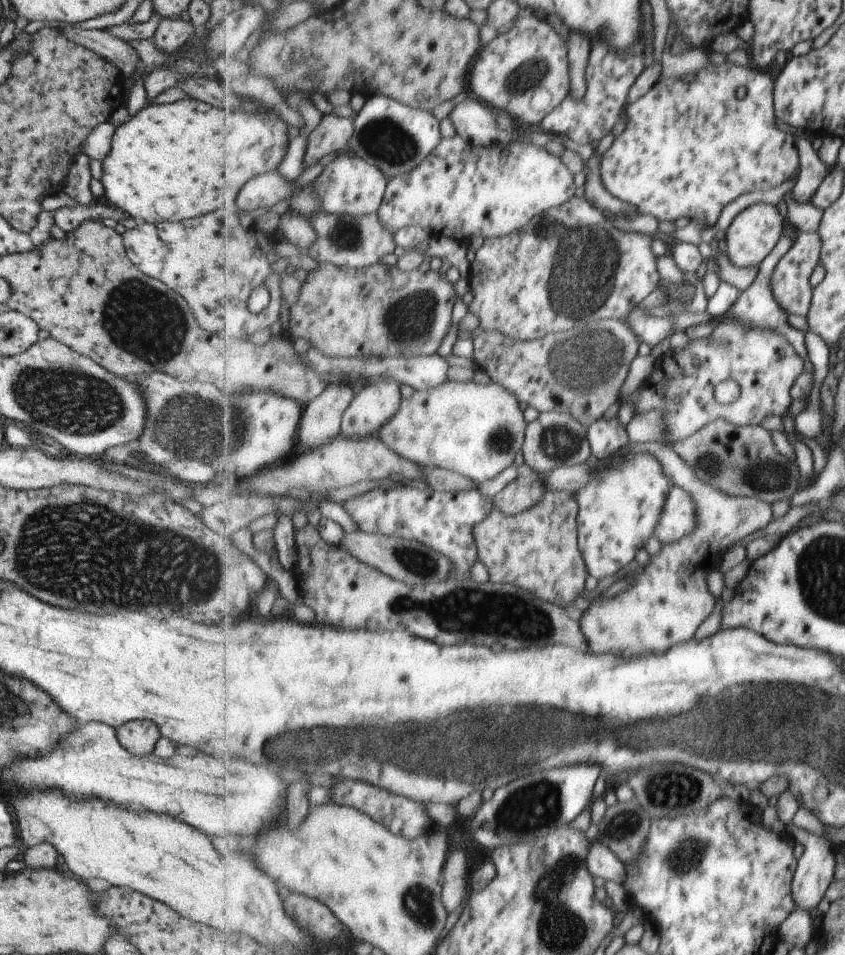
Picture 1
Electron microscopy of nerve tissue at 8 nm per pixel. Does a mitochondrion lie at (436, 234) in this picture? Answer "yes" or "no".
no

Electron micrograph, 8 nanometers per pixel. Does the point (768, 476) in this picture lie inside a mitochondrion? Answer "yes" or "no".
yes

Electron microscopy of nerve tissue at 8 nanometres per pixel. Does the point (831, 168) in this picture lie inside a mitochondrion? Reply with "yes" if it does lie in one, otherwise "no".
no

